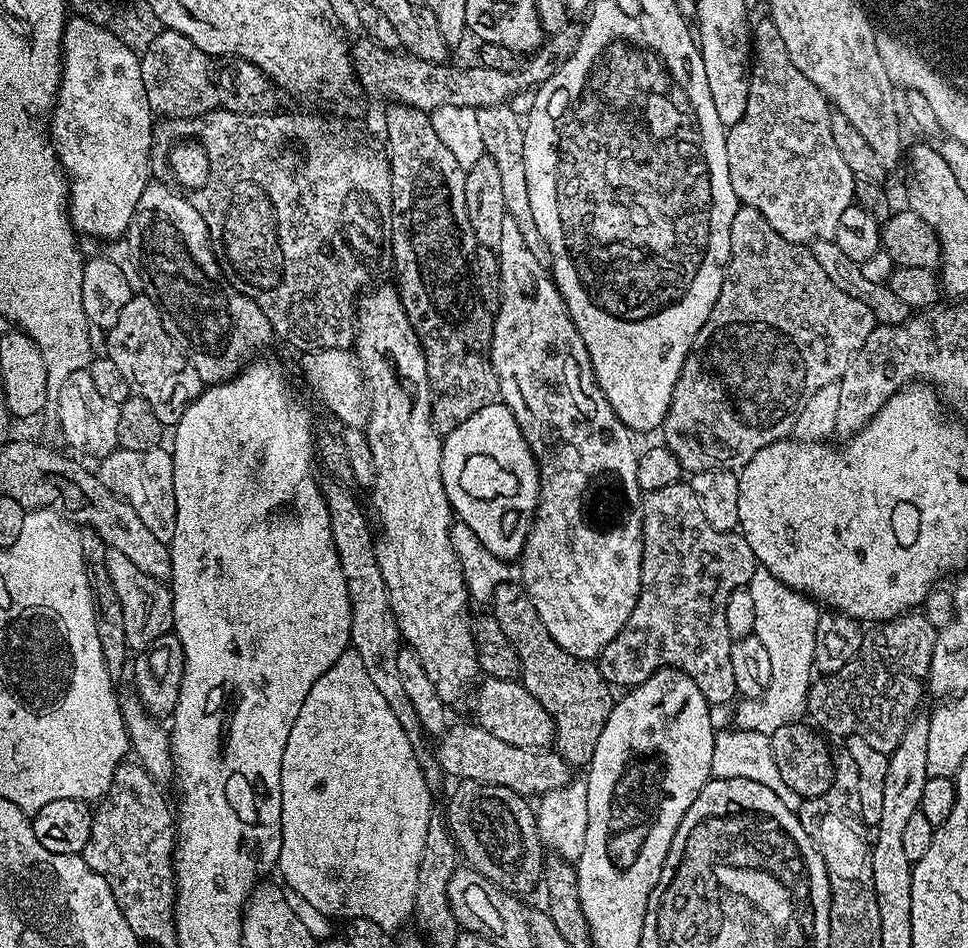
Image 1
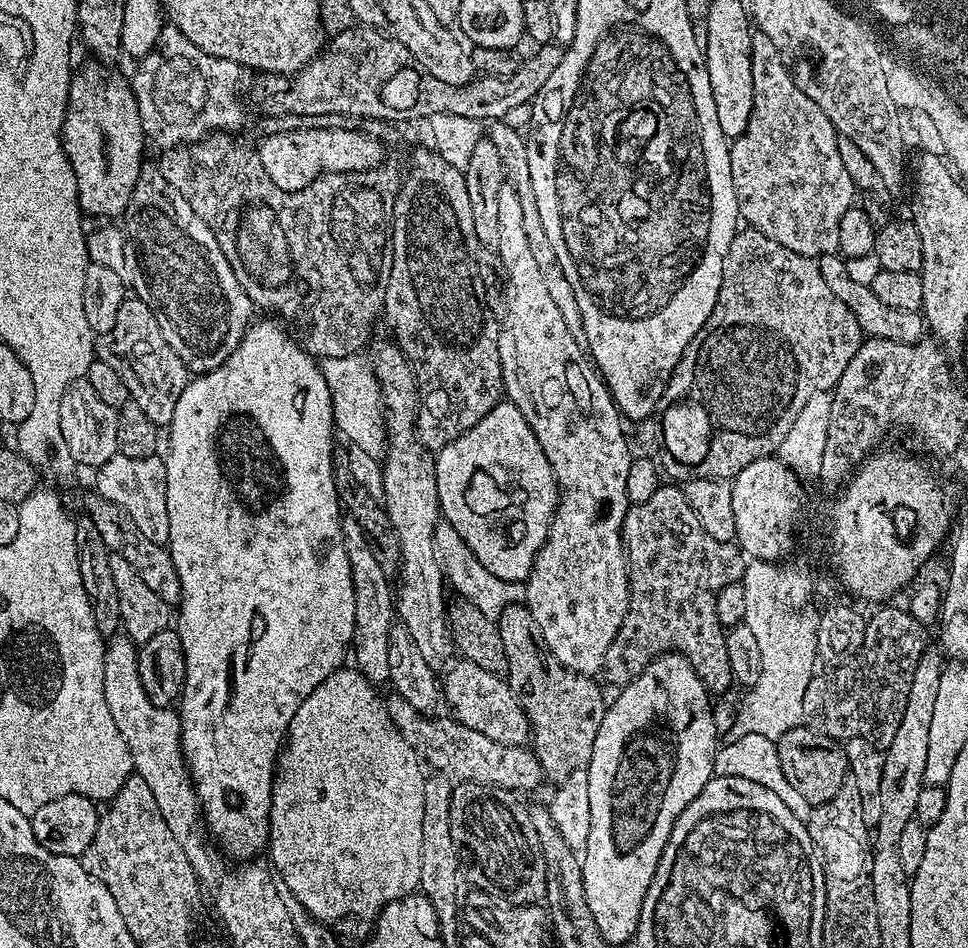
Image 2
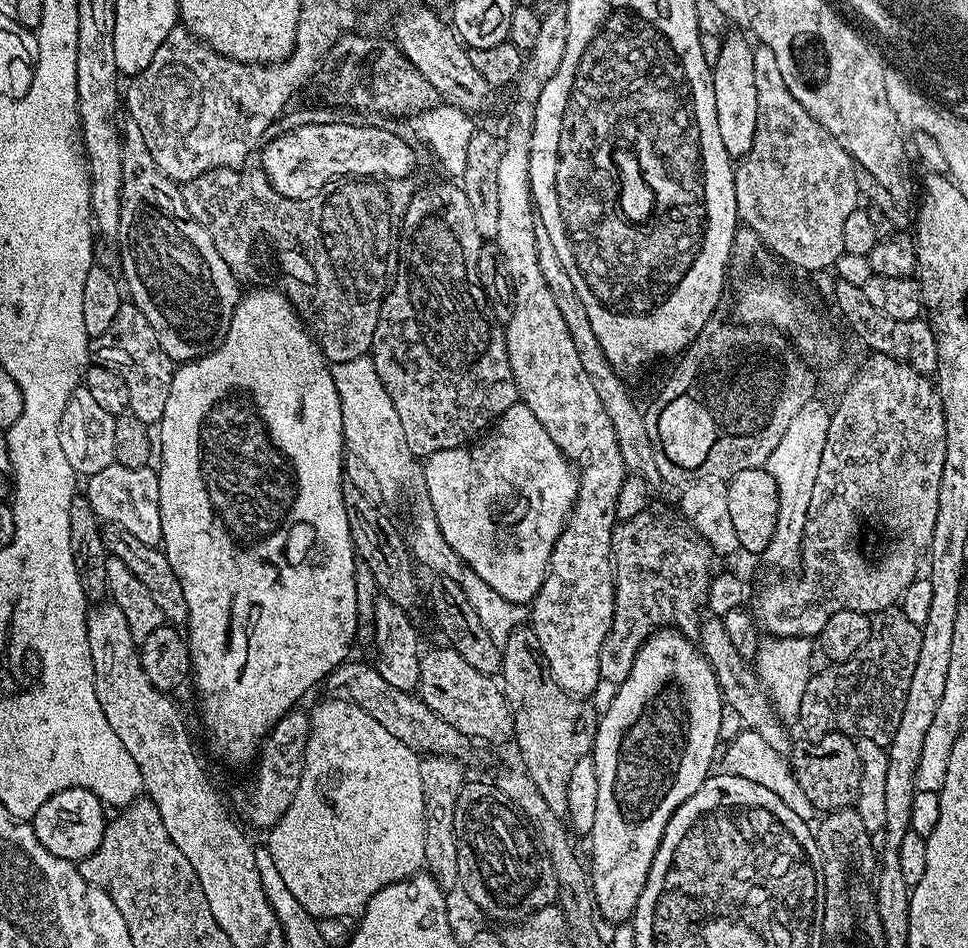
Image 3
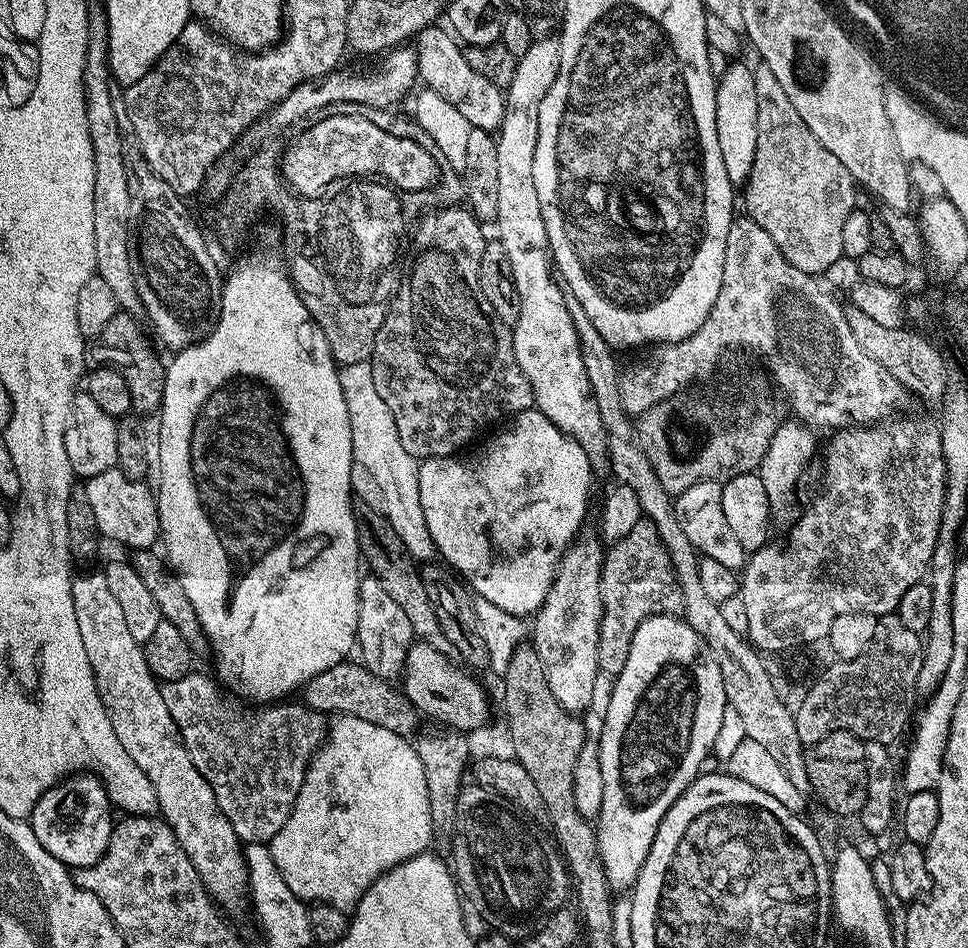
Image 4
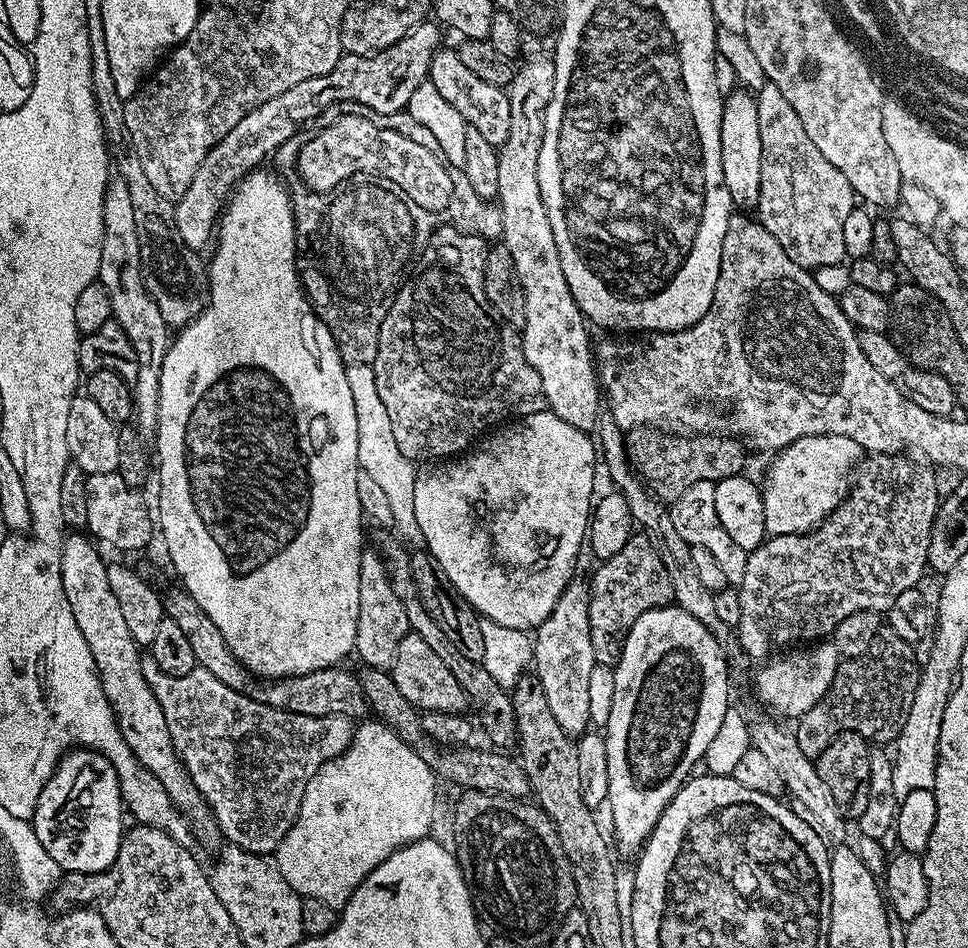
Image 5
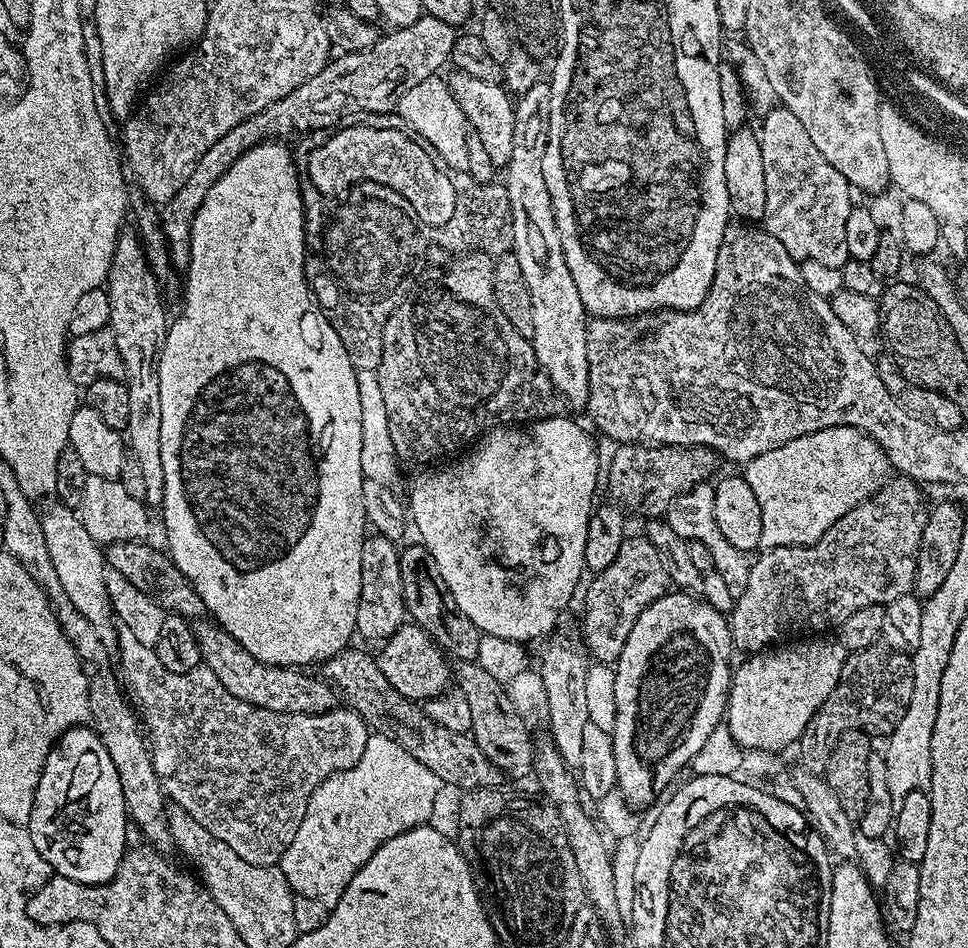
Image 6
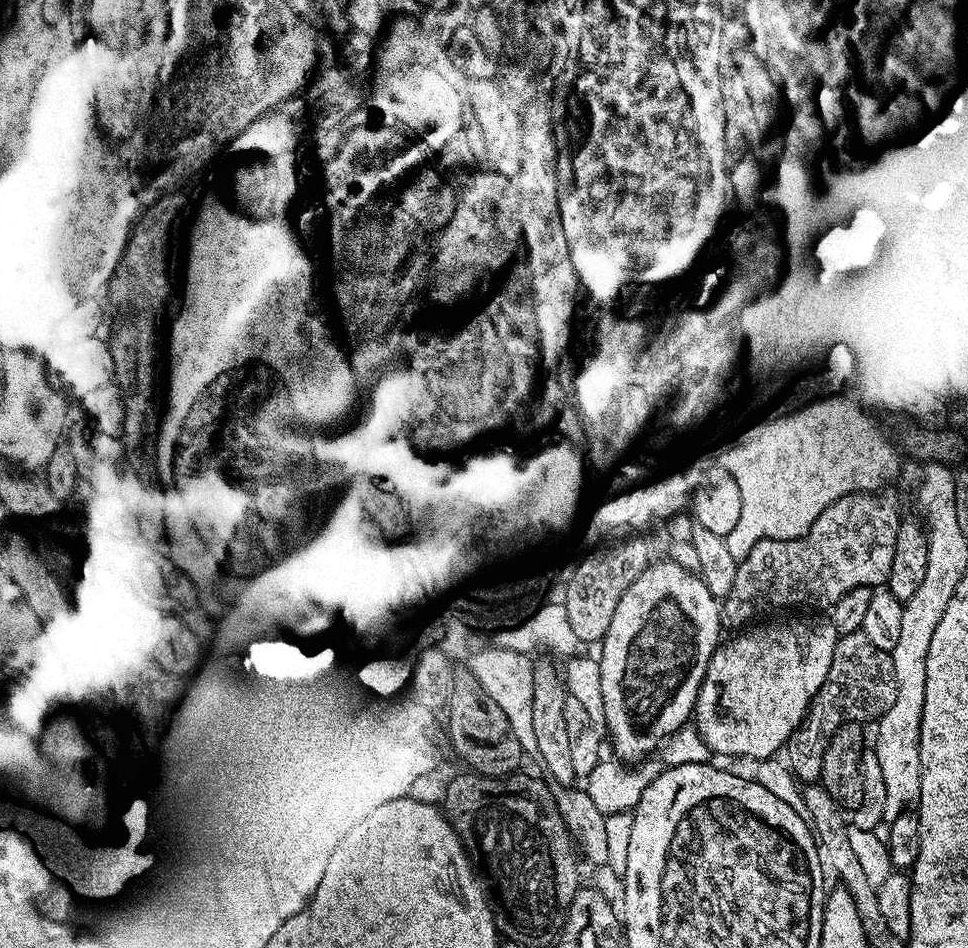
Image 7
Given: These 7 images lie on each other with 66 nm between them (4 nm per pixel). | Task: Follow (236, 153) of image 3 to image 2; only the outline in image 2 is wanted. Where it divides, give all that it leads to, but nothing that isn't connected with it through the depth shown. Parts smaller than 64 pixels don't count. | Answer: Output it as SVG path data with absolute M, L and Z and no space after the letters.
M171 22L165 23L158 34L158 42L150 50L150 54L139 57L136 73L130 76L132 92L138 102L138 112L142 118L142 130L149 141L152 140L160 148L176 148L179 144L192 144L204 139L214 132L235 133L235 128L244 124L244 108L240 105L240 92L236 87L240 84L241 65L232 60L223 60L217 56L206 54L206 50L198 50L182 30L178 30Z

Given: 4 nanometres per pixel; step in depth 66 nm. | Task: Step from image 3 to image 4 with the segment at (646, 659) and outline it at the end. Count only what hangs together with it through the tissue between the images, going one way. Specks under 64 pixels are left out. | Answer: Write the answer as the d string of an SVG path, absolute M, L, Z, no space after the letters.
M676 614L651 616L638 626L638 630L634 630L634 638L630 642L630 654L626 654L626 666L622 666L622 674L614 678L610 694L610 710L606 710L606 718L598 728L600 761L602 762L602 810L598 817L596 841L600 843L602 866L606 870L608 885L612 887L613 893L620 894L624 891L627 893L636 887L636 879L642 870L642 862L646 862L650 854L650 846L658 834L658 826L666 810L670 810L670 806L674 806L679 796L693 784L697 776L701 775L703 768L700 767L703 766L708 751L715 746L716 739L720 736L720 727L724 724L724 708L726 712L728 707L726 690L722 686L722 670L718 670L718 662L714 662L714 654L710 654L710 646L706 646L706 642L698 638L696 632L689 629L687 620Z

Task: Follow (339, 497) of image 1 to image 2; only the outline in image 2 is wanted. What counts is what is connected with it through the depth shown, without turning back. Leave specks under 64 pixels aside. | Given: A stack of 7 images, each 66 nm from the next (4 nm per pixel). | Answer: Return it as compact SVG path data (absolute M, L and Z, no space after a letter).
M351 518L342 523L342 534L346 546L346 558L350 558L350 578L354 582L354 634L351 647L356 652L355 667L373 686L387 685L390 681L390 630L394 626L394 588L390 577L374 559L370 542Z

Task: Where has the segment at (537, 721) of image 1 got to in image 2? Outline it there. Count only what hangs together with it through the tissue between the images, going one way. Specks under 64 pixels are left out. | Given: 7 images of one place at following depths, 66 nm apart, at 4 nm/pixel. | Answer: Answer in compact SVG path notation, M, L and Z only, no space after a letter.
M463 658L457 659L451 667L447 669L448 677L442 680L442 700L445 705L452 707L454 719L462 726L470 726L470 730L478 730L478 734L486 734L486 738L494 738L494 742L508 748L527 745L532 735L532 724L507 679L495 672L482 670L482 666L474 666L474 662Z

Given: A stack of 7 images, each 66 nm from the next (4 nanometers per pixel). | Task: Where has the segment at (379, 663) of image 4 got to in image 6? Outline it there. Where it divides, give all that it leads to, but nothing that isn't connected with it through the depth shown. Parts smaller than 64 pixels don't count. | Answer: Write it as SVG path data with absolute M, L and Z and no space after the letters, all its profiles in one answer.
M379 534L365 535L362 542L362 580L356 615L356 636L359 639L377 642L389 640L406 623L408 611L404 605L400 554L397 541Z

